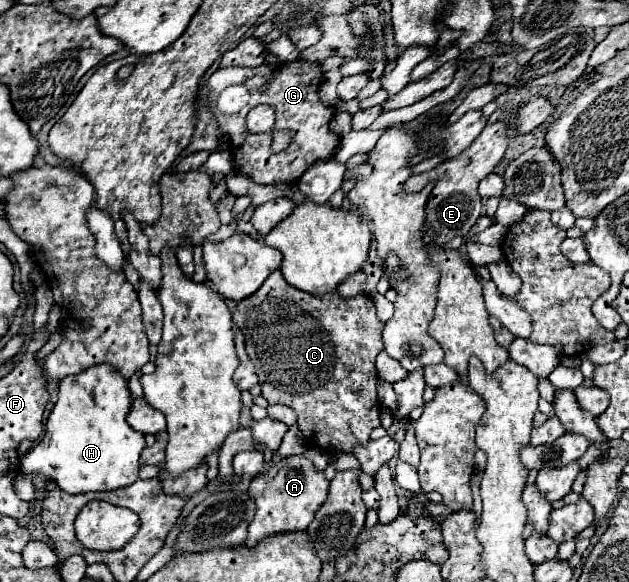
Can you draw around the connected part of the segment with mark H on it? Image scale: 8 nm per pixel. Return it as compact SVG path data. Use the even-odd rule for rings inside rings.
M99 364L99 366L91 366L75 376L65 376L61 382L59 382L59 400L57 404L53 406L51 414L49 414L49 420L47 420L47 426L45 426L45 434L43 438L21 458L21 472L25 474L43 474L47 480L55 480L59 484L59 488L63 488L65 492L69 494L83 494L83 492L101 492L101 490L117 490L117 488L125 488L129 484L133 484L135 480L139 480L139 456L145 448L145 436L139 434L137 430L133 430L127 422L125 422L125 416L129 414L131 410L131 392L129 392L129 386L127 386L127 378L123 378L121 372L117 372L111 364Z

